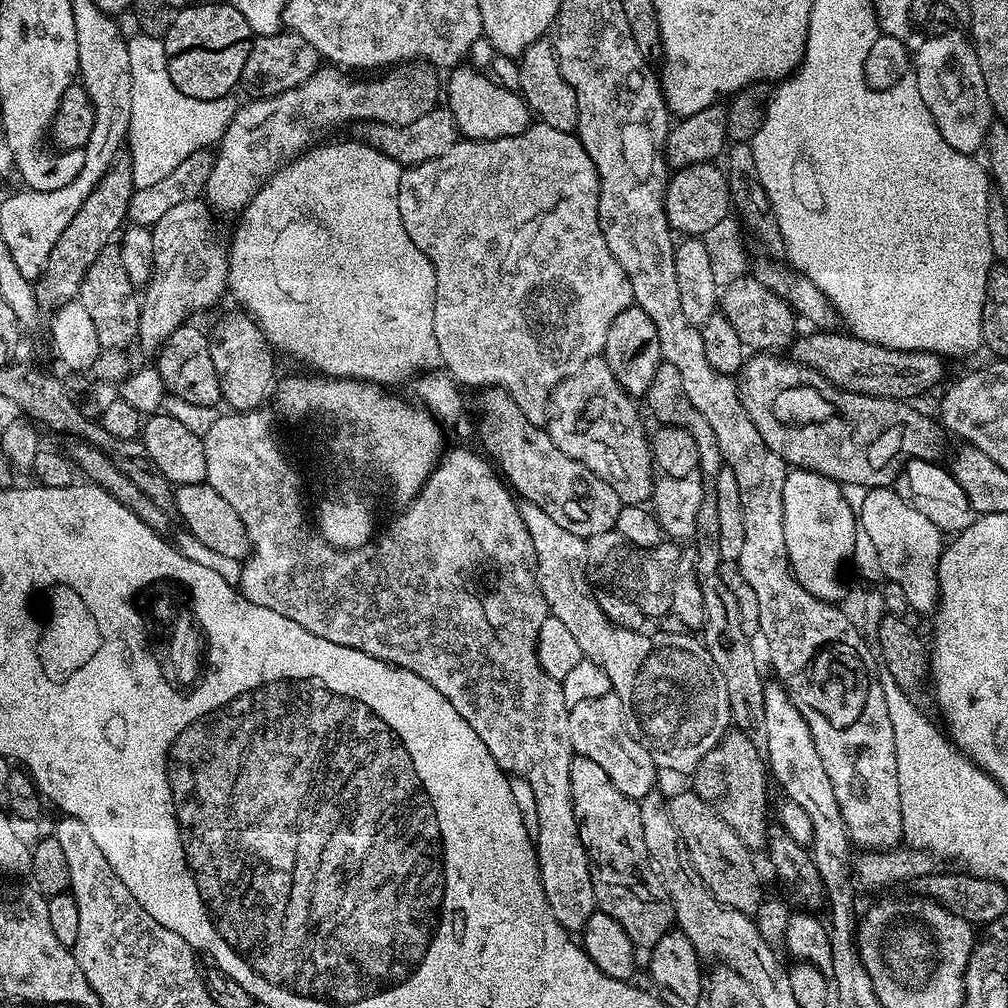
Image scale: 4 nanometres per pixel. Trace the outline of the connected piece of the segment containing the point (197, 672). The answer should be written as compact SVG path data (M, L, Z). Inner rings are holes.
M152 576L152 580L144 580L144 584L136 584L136 588L132 588L128 604L132 604L132 612L136 612L136 620L140 620L144 652L152 656L152 664L156 664L156 672L160 672L160 680L168 684L168 692L172 692L172 696L192 700L192 696L212 680L212 668L216 668L216 664L212 664L212 636L208 636L208 624L200 620L200 608L196 608L196 592L192 592L192 584L188 584L184 576Z

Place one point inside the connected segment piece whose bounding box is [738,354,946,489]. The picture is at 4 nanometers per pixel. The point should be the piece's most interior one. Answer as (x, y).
(851, 438)

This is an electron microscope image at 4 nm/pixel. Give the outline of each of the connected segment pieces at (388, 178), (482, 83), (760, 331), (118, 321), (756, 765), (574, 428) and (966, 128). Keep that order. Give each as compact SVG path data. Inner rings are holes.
M344 140L341 144L324 144L309 147L300 153L291 162L285 163L277 168L275 174L271 176L266 183L260 187L255 200L251 205L243 209L242 217L244 221L240 224L240 229L236 232L232 244L230 240L230 255L228 258L228 287L230 296L237 300L239 307L247 312L260 328L263 329L265 336L268 337L268 343L273 349L281 348L284 352L290 352L294 356L301 356L308 363L313 364L317 373L323 374L329 378L338 376L346 376L355 380L370 380L373 382L385 382L384 380L394 380L402 376L411 377L413 374L423 374L441 367L442 361L440 351L438 350L438 338L434 338L434 298L436 297L436 275L434 274L434 266L426 258L426 254L422 250L418 250L418 246L414 246L414 242L410 242L410 234L406 234L406 230L402 226L402 214L398 210L398 186L400 185L400 174L402 166L398 162L394 162L394 158L390 158L386 154L379 152L377 148L371 148L369 144L356 140Z
M453 67L446 76L446 106L451 110L456 131L463 139L497 140L528 129L534 117L532 109L519 91L512 89L511 92L506 85L491 80L486 73L479 72L476 68L464 67Z
M751 274L742 276L722 288L718 296L718 308L724 313L730 326L734 326L745 349L780 350L776 348L784 347L787 349L797 335L795 332L798 317L792 311L792 307L782 298L778 298L778 294L766 290L766 286L762 286L762 282L758 282Z
M119 247L104 248L102 254L94 258L86 278L82 278L82 286L78 293L82 306L86 306L86 314L90 314L90 322L94 322L94 330L98 334L101 348L127 349L128 343L137 339L141 301L132 297L132 291L134 285L127 276Z
M730 730L720 739L718 746L714 746L714 750L710 750L710 754L706 754L706 758L702 758L702 762L698 762L696 771L691 773L690 780L692 780L691 787L717 812L722 818L722 822L726 822L726 826L730 826L730 830L734 830L734 834L738 834L738 838L742 838L742 842L749 850L763 849L767 845L770 835L770 823L768 824L768 812L770 816L768 784L770 785L770 780L766 775L765 759L746 738L746 734Z
M603 355L591 356L584 361L578 374L567 376L558 387L553 388L550 411L546 416L546 431L554 446L558 446L562 454L582 462L594 474L598 474L598 478L602 478L610 486L610 490L618 494L621 505L644 504L651 497L654 483L650 436L647 431L644 433L644 424L640 421L636 404L637 401L616 381Z
M960 30L937 36L925 35L923 39L914 48L914 79L918 84L918 94L922 94L922 102L926 102L926 110L930 110L942 138L946 138L946 142L954 146L954 150L969 154L979 153L984 147L984 139L988 136L988 128L994 122L994 113L975 47L971 39L965 33L963 36Z

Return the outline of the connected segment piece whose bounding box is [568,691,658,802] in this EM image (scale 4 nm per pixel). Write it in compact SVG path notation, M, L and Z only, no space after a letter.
M613 692L602 694L602 698L586 698L586 702L578 702L568 709L570 718L570 742L573 753L577 756L590 758L590 762L602 766L606 770L610 782L622 790L622 794L637 802L657 787L658 769L655 762L634 742L630 730L626 730L626 722L622 714L622 702Z

